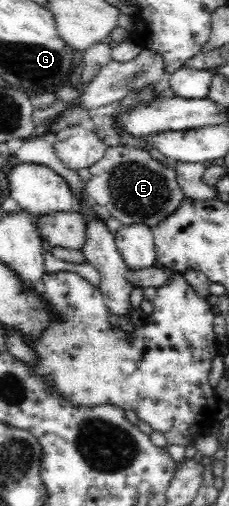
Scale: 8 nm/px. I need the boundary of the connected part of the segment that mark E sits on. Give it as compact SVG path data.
M126 145L110 146L104 157L89 168L92 178L85 192L95 200L95 204L117 218L123 226L141 222L146 226L156 226L164 220L185 198L172 168L167 168L154 160L148 152Z

